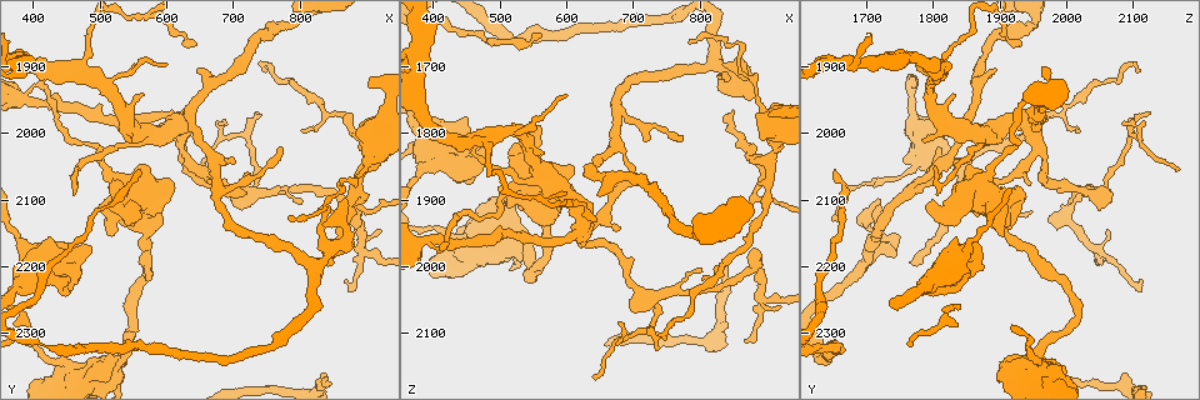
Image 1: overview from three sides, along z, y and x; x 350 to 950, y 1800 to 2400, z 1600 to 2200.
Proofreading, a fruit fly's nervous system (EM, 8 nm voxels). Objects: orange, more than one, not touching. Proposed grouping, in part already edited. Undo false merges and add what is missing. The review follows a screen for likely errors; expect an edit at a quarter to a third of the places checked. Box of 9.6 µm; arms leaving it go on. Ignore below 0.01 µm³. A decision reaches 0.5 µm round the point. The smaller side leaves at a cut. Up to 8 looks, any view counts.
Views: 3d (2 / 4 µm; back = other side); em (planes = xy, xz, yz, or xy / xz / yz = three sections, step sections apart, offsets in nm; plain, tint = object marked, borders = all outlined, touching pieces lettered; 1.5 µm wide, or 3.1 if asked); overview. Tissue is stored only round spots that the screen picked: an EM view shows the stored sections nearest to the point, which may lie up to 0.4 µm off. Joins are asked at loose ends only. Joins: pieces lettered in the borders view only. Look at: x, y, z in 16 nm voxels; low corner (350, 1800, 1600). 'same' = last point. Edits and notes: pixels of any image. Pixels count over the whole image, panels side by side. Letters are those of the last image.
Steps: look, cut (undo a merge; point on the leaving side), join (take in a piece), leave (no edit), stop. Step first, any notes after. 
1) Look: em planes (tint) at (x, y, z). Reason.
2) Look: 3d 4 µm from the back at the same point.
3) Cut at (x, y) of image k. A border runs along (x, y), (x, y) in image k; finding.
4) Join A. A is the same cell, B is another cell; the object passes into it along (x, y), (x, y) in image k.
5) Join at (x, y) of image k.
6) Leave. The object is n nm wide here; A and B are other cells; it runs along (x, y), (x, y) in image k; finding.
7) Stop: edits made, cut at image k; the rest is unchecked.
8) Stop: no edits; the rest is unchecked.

Look: 3d 4 µm from the back at (840, 2105, 1720). Free end.

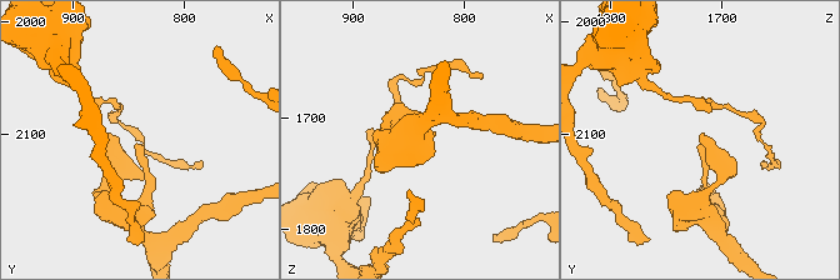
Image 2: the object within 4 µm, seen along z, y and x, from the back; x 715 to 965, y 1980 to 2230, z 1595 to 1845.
Look: em xz step 4 (borders) at (840, 2112, 1720).

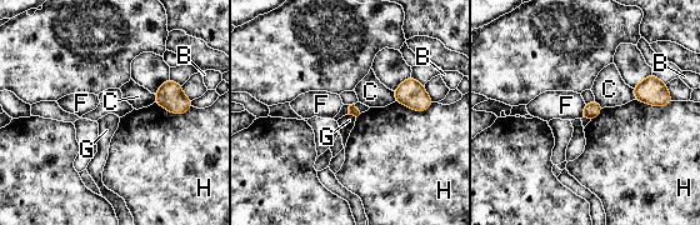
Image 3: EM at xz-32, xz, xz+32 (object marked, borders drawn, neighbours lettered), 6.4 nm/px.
Leave. The longest contact is with H, 260 nm; B, C, F, G and H are other cells; a border runs along (395, 101), (418, 111), (435, 103) in image 3; none of them fits.

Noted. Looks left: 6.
Look: 3d 4 µm at (905, 1930, 1770). Free end.

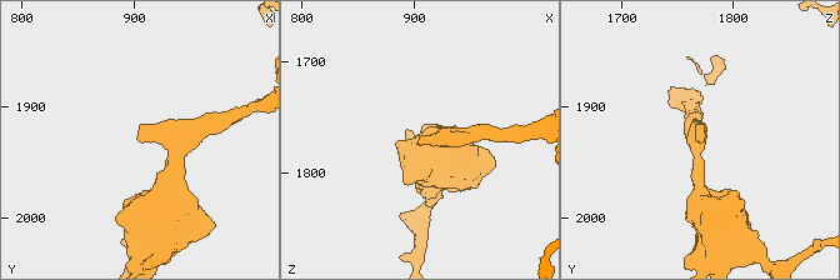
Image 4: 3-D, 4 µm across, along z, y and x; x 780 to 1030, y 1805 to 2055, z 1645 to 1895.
Look: em planes (plain) at (906, 1932, 1768). Shape alone is not enough.

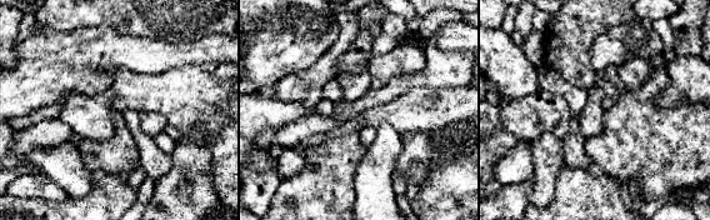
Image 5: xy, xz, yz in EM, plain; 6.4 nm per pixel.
Look: em planes (borders) at the same point.

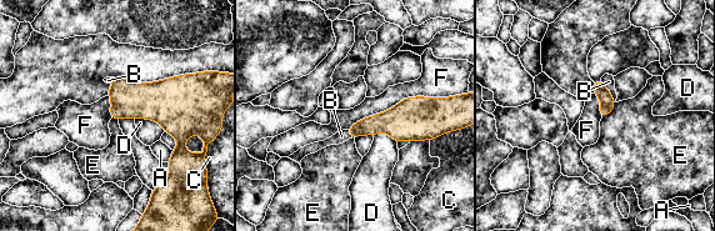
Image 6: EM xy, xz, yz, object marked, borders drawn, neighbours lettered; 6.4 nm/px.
Join B. B is the same cell, A, C, D, E and F are other cells; the neuron continues.

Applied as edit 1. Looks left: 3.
Look: 3d 4 µm at (390, 1945, 1965). Abrupt turn.

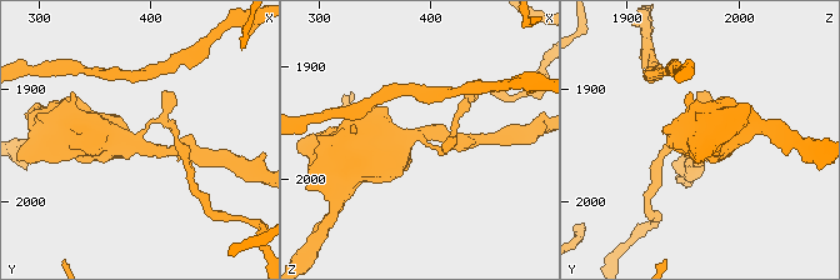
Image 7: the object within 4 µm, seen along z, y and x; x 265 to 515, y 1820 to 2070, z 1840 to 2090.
Look: em planes (tint) at (388, 1944, 1960).

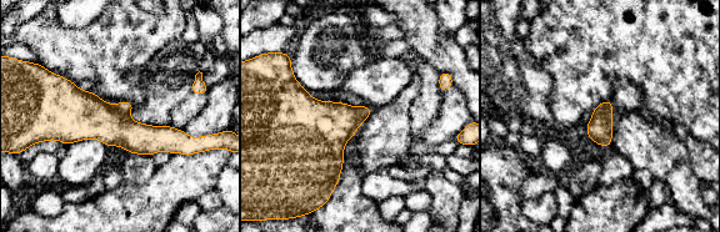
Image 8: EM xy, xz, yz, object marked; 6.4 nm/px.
Look: em planes (borders) at the same point.

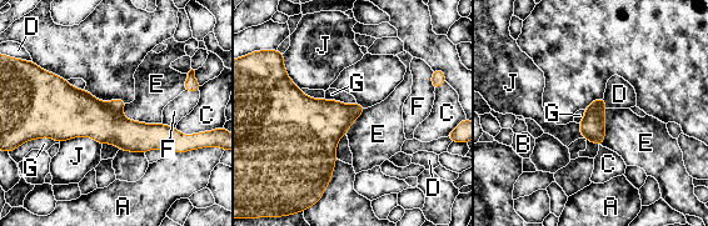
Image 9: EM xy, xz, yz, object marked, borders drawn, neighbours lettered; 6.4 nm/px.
Cut at (592, 126) of image 9. A, B, C, D, E, F, G and J are other cells; the part that leaves runs along (38, 106), (131, 136), (183, 139) in image 9; a second neuron is stuck on.

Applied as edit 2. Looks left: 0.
Stop: edits made, join at image 6, cut at image 9; the rest is unchecked.

